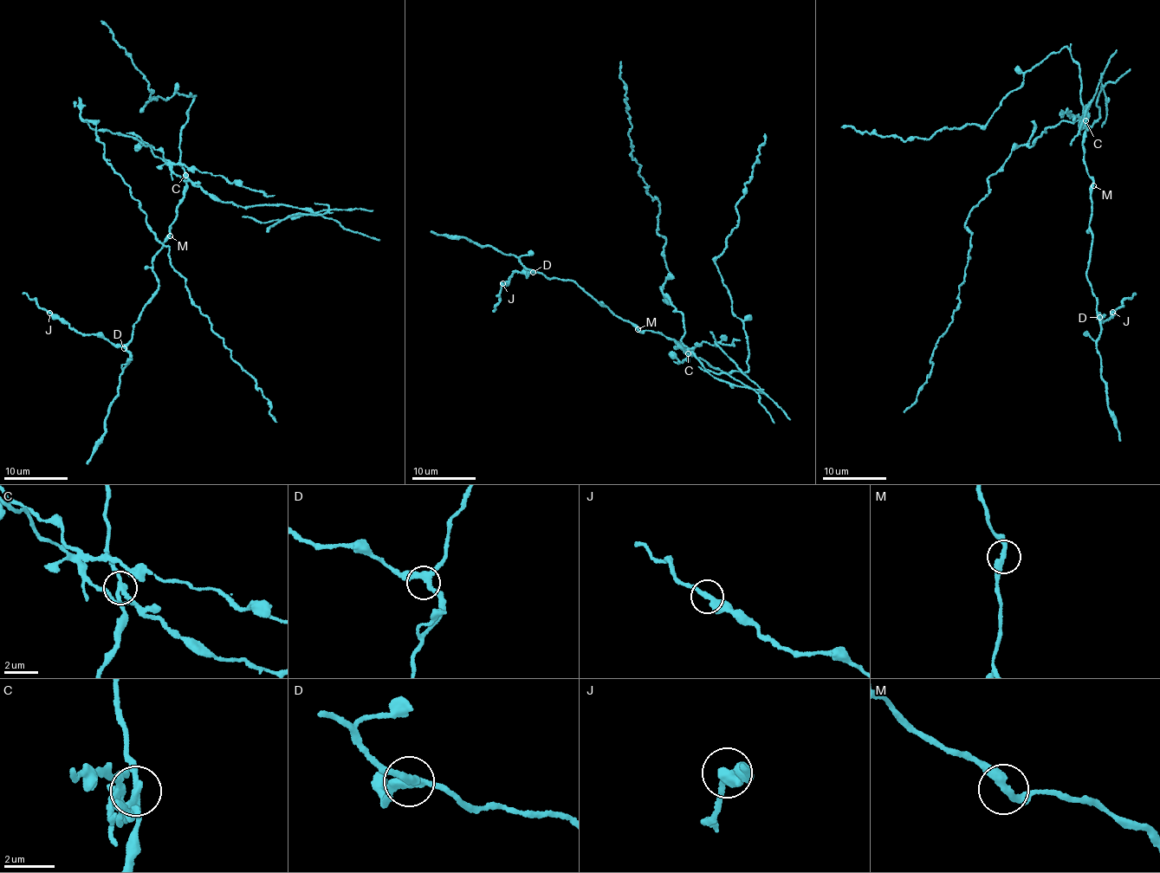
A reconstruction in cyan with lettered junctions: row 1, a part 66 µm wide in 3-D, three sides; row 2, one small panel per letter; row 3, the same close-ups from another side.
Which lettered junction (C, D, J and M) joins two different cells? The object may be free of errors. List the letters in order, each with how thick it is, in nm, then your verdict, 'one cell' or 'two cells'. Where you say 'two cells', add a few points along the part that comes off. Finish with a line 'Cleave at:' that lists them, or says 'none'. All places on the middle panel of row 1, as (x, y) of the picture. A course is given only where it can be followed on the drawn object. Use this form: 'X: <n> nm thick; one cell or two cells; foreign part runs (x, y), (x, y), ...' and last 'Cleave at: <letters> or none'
C: 240 nm thick; two cells; foreign part runs (688, 352), (683, 314), (662, 292), (670, 272), (665, 237), (656, 231), (660, 203), (630, 155), (621, 61)
D: 260 nm thick; one cell
J: 280 nm thick; one cell
M: 320 nm thick; one cell
Cleave at: C

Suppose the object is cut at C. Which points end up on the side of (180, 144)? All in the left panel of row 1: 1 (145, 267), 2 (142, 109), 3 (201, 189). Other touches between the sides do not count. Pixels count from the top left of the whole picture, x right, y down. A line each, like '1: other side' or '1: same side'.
1: same side
2: same side
3: other side

